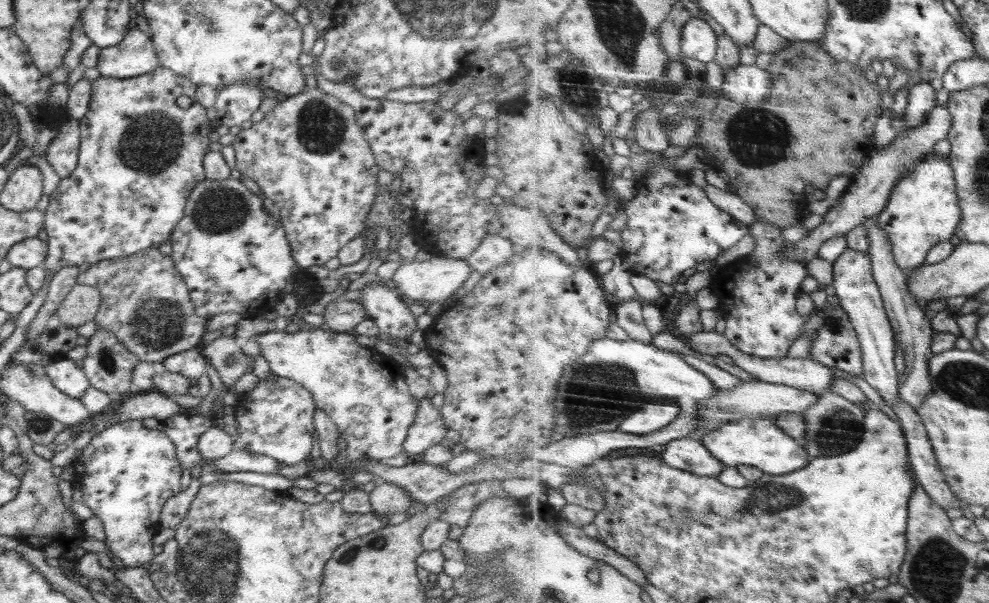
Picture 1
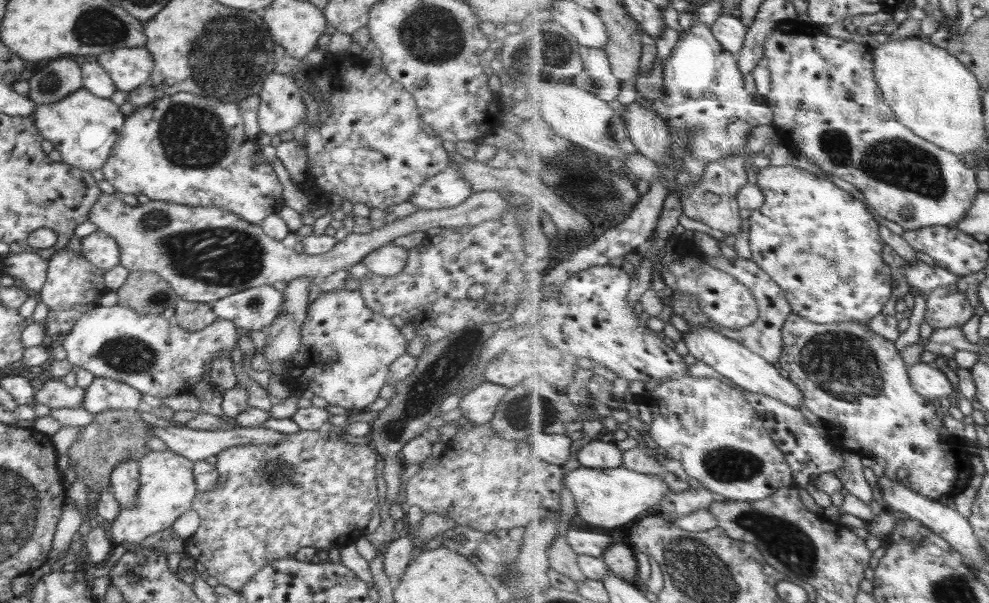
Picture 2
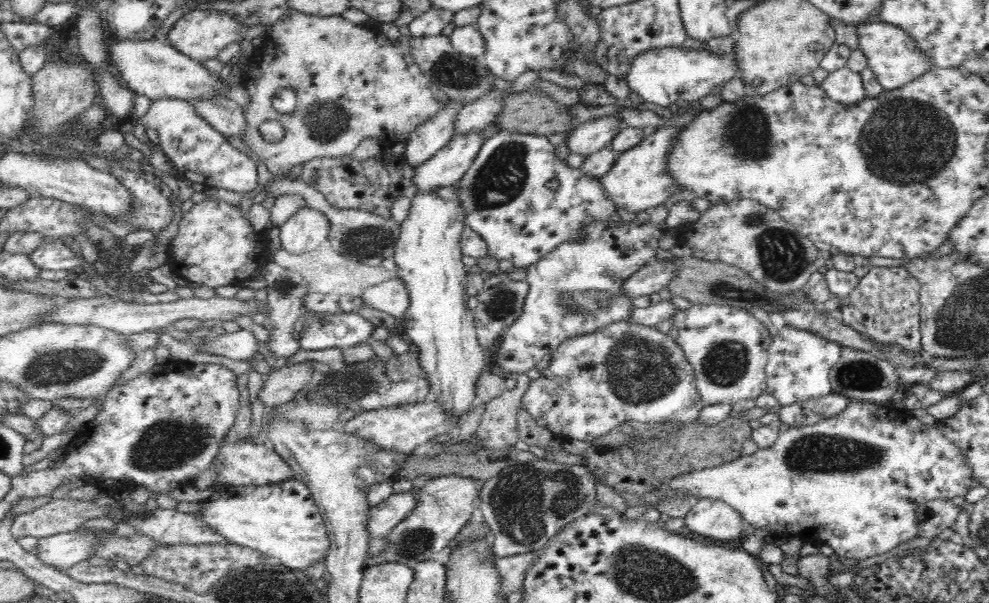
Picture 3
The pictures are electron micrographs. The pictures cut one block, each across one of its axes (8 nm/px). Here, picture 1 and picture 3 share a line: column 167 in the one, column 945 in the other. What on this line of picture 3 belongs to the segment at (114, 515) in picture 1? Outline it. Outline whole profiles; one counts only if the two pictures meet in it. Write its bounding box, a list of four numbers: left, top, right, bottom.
[638,400,972,562]

